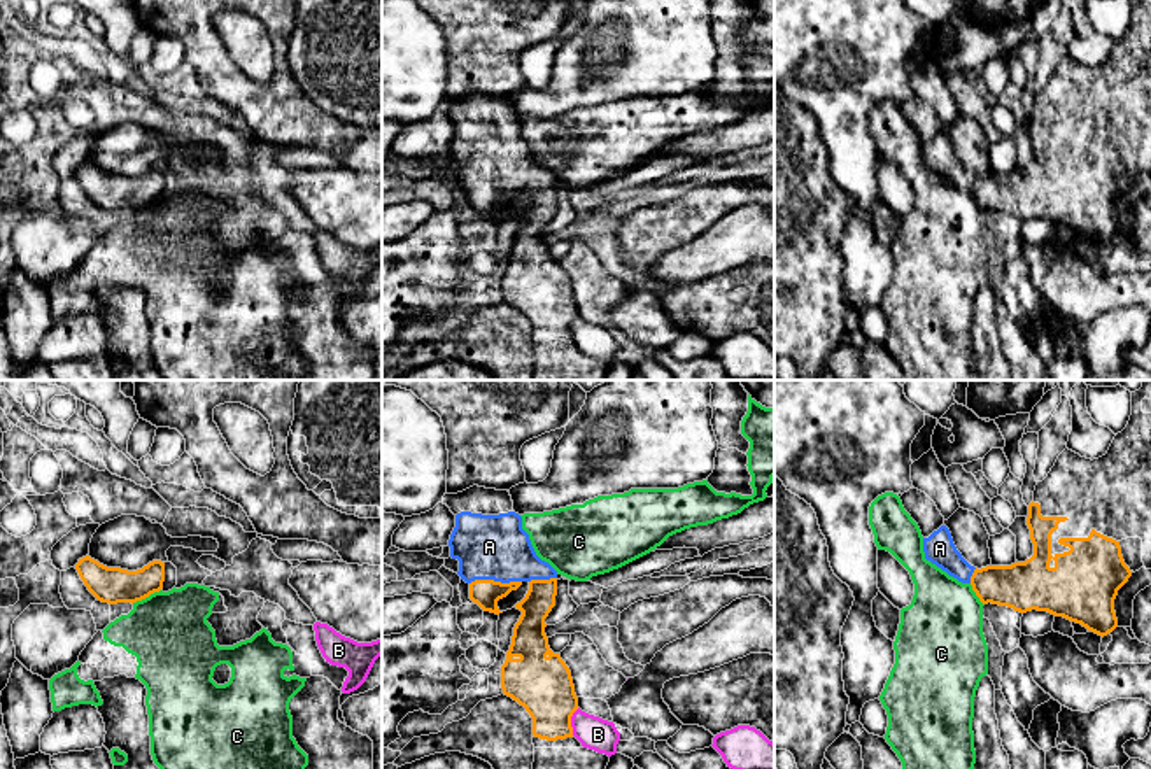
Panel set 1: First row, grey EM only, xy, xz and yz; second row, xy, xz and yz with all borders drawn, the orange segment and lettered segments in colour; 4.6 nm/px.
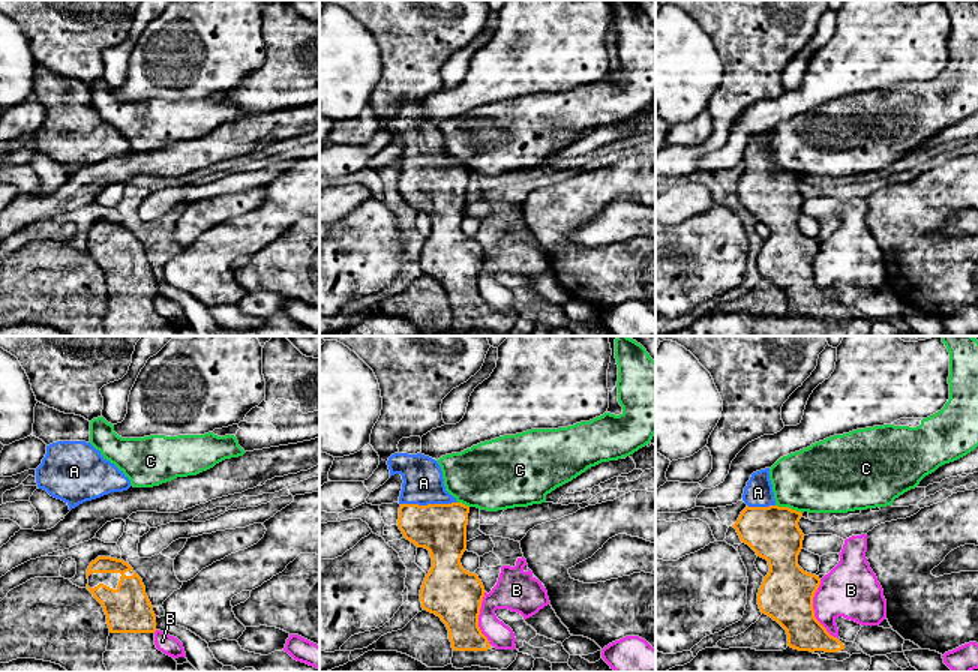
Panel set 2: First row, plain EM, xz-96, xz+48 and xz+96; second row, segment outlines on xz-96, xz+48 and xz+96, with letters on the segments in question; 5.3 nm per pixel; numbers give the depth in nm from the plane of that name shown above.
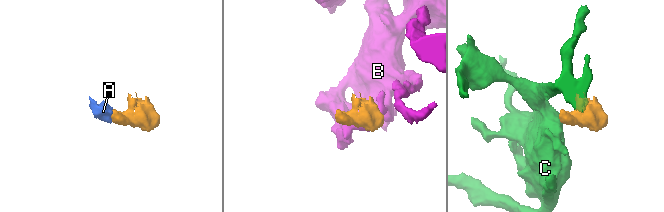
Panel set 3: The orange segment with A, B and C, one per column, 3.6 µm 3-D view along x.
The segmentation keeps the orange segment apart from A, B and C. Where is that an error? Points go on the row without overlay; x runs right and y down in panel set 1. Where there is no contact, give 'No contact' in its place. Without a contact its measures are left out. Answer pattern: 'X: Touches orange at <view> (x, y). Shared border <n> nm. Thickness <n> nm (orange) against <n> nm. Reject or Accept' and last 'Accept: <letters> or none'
A: Touches orange at xz (494, 190). Shared border 240 nm. Thickness 130 nm (orange) against 300 nm. Accept
B: Touches orange at xz (570, 330). Shared border 130 nm. Thickness 260 nm (orange) against 150 nm. Reject
C: Touches orange at xy (146, 204). Shared border 150 nm. Thickness 170 nm (orange) against 360 nm. Reject
Accept: A

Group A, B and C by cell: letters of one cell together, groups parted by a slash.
A / B / C

